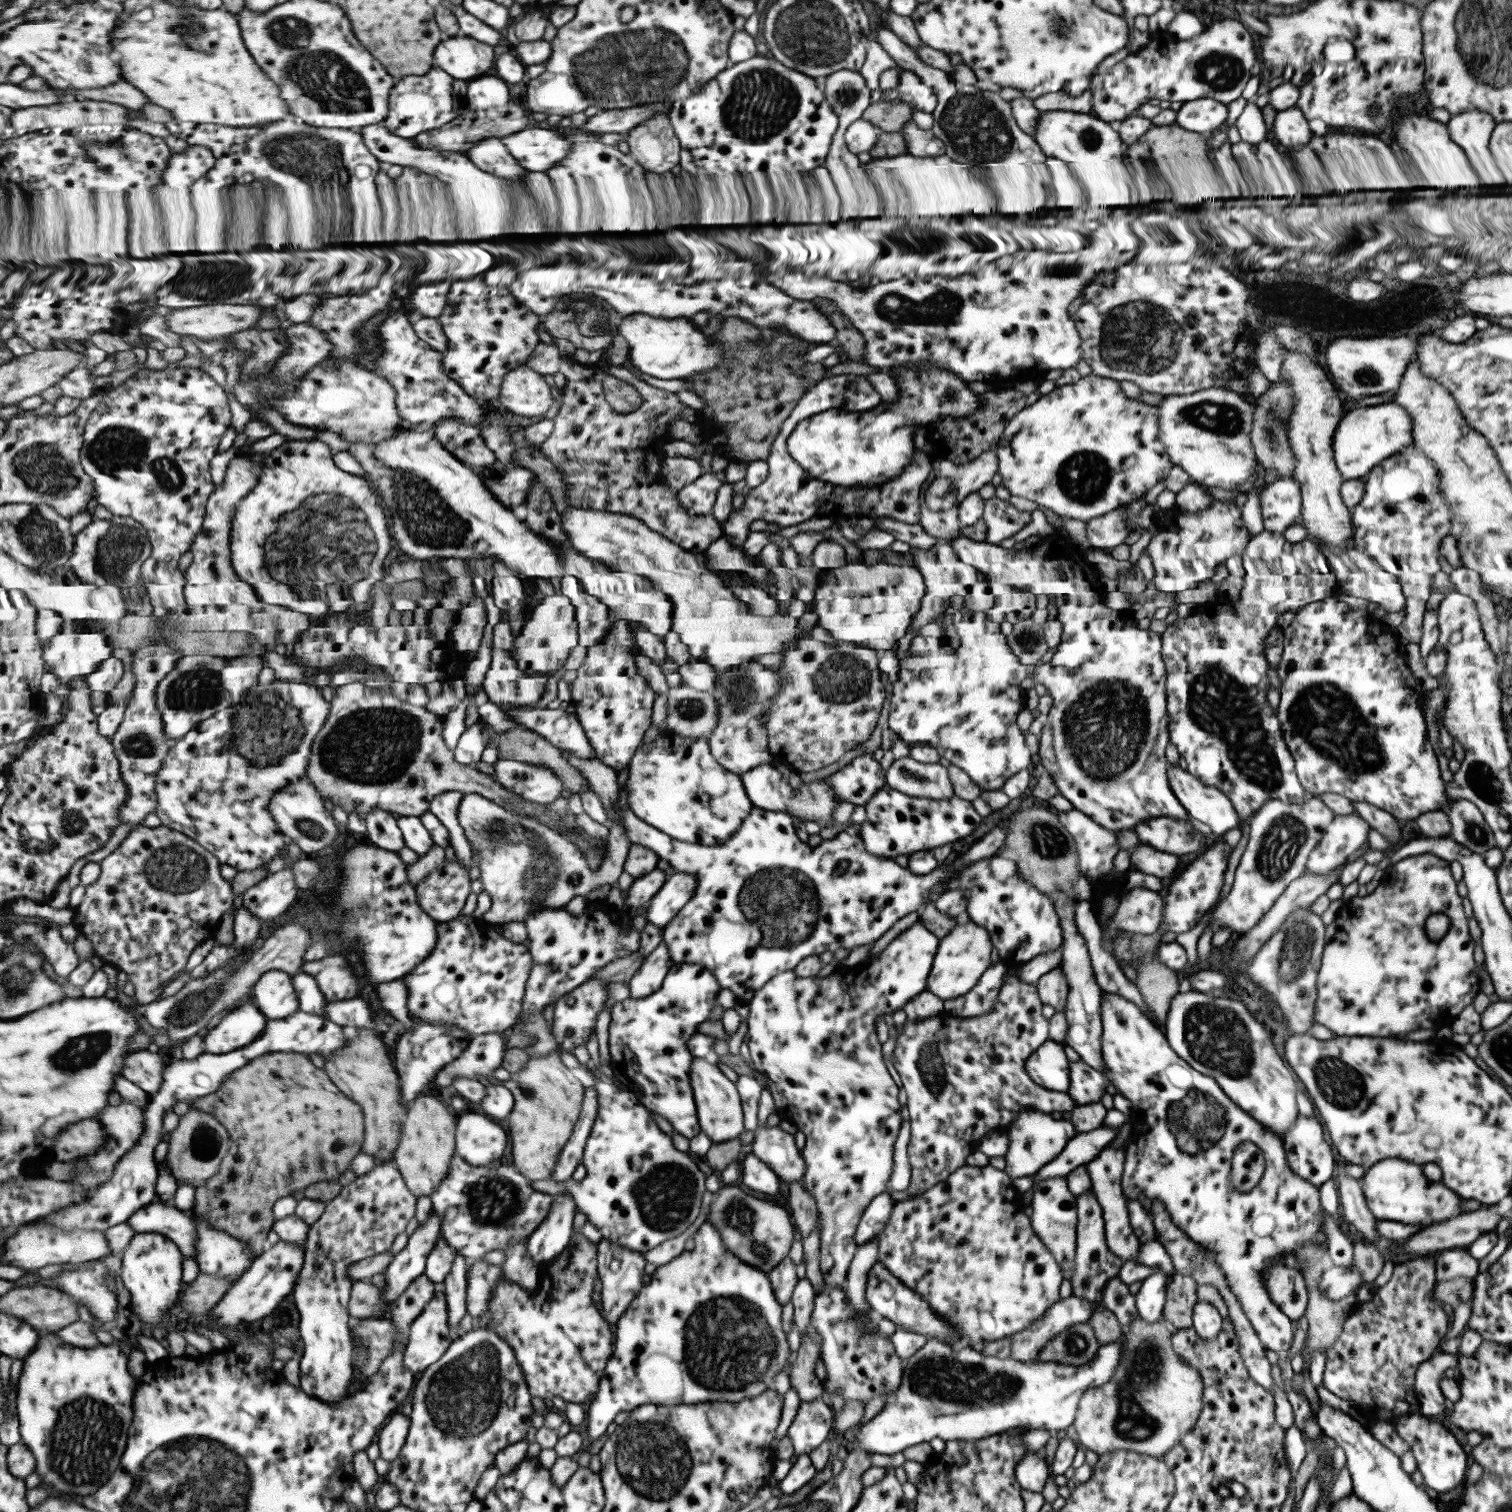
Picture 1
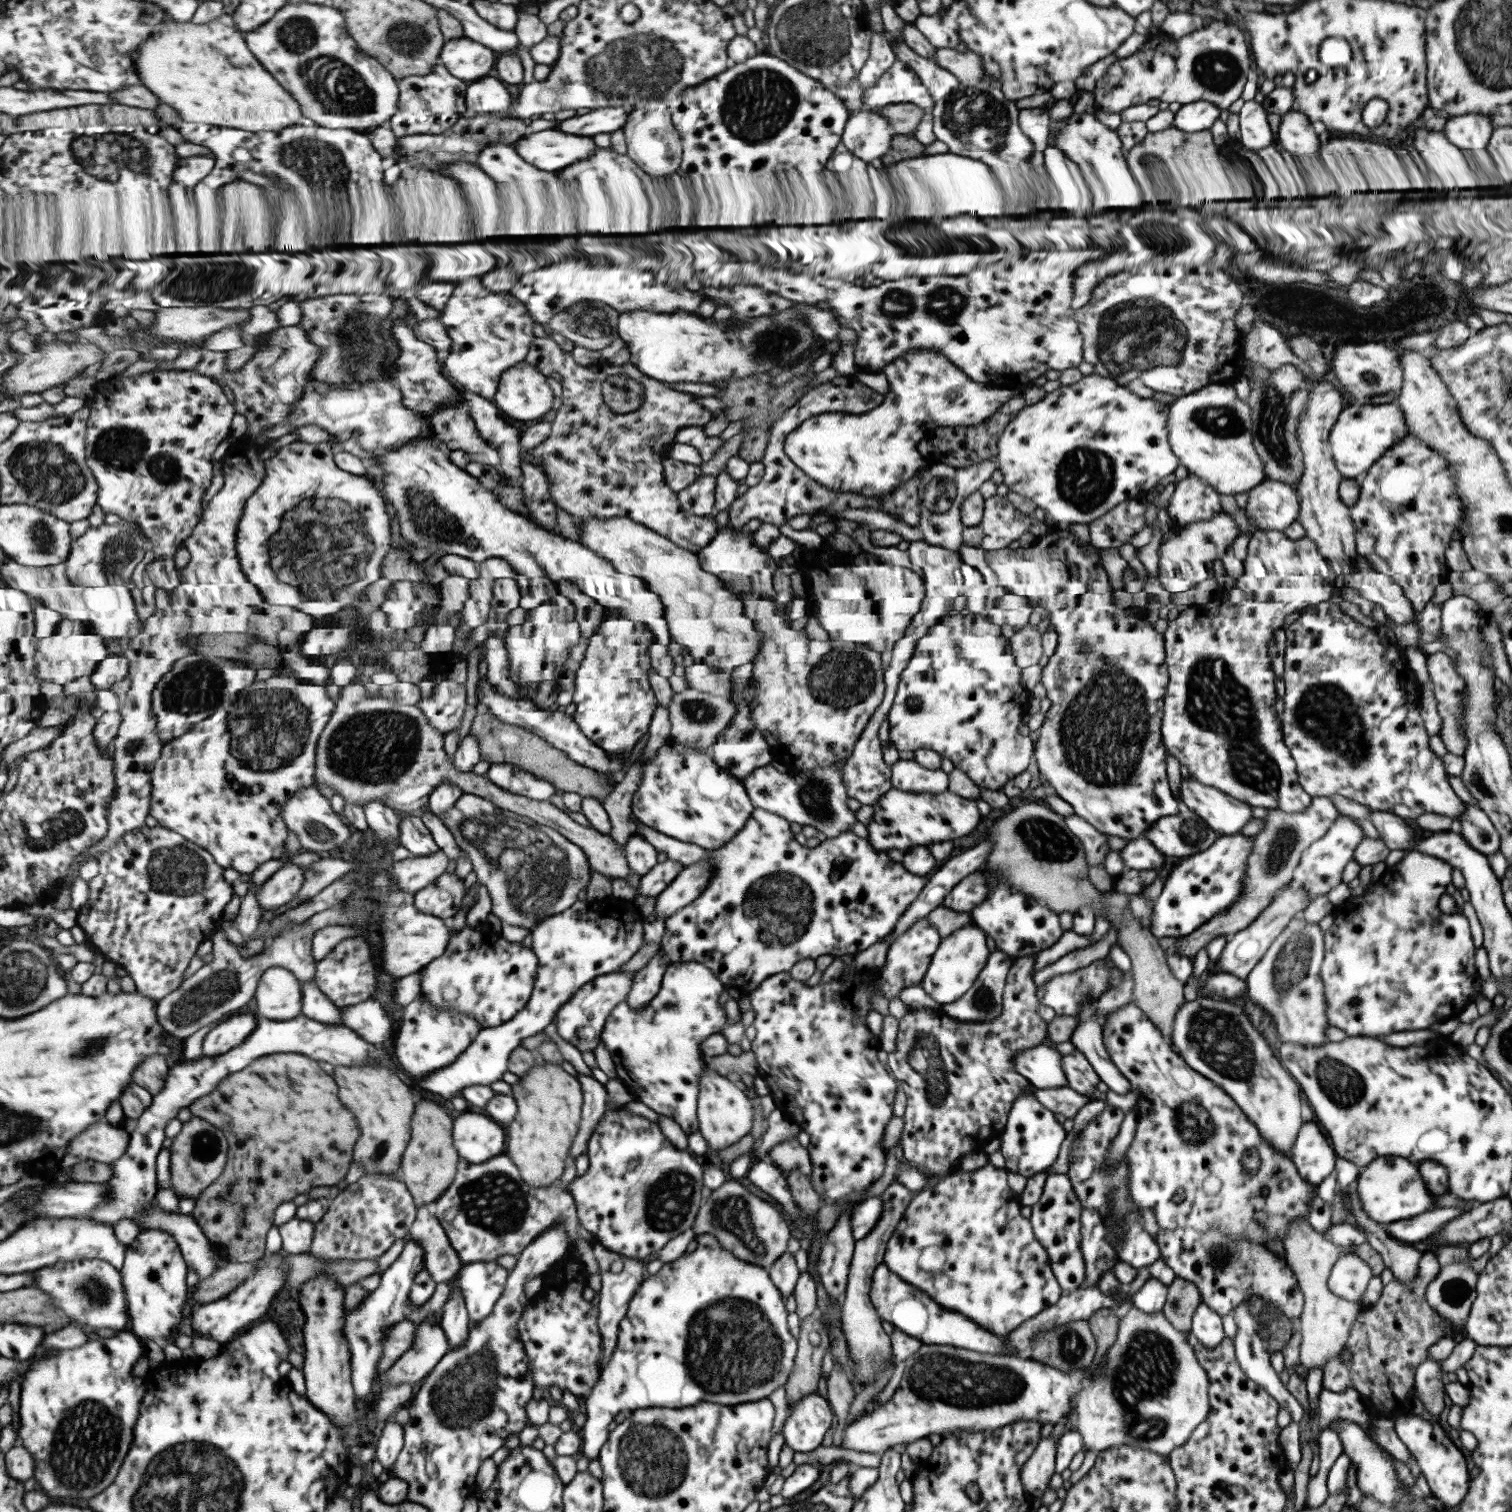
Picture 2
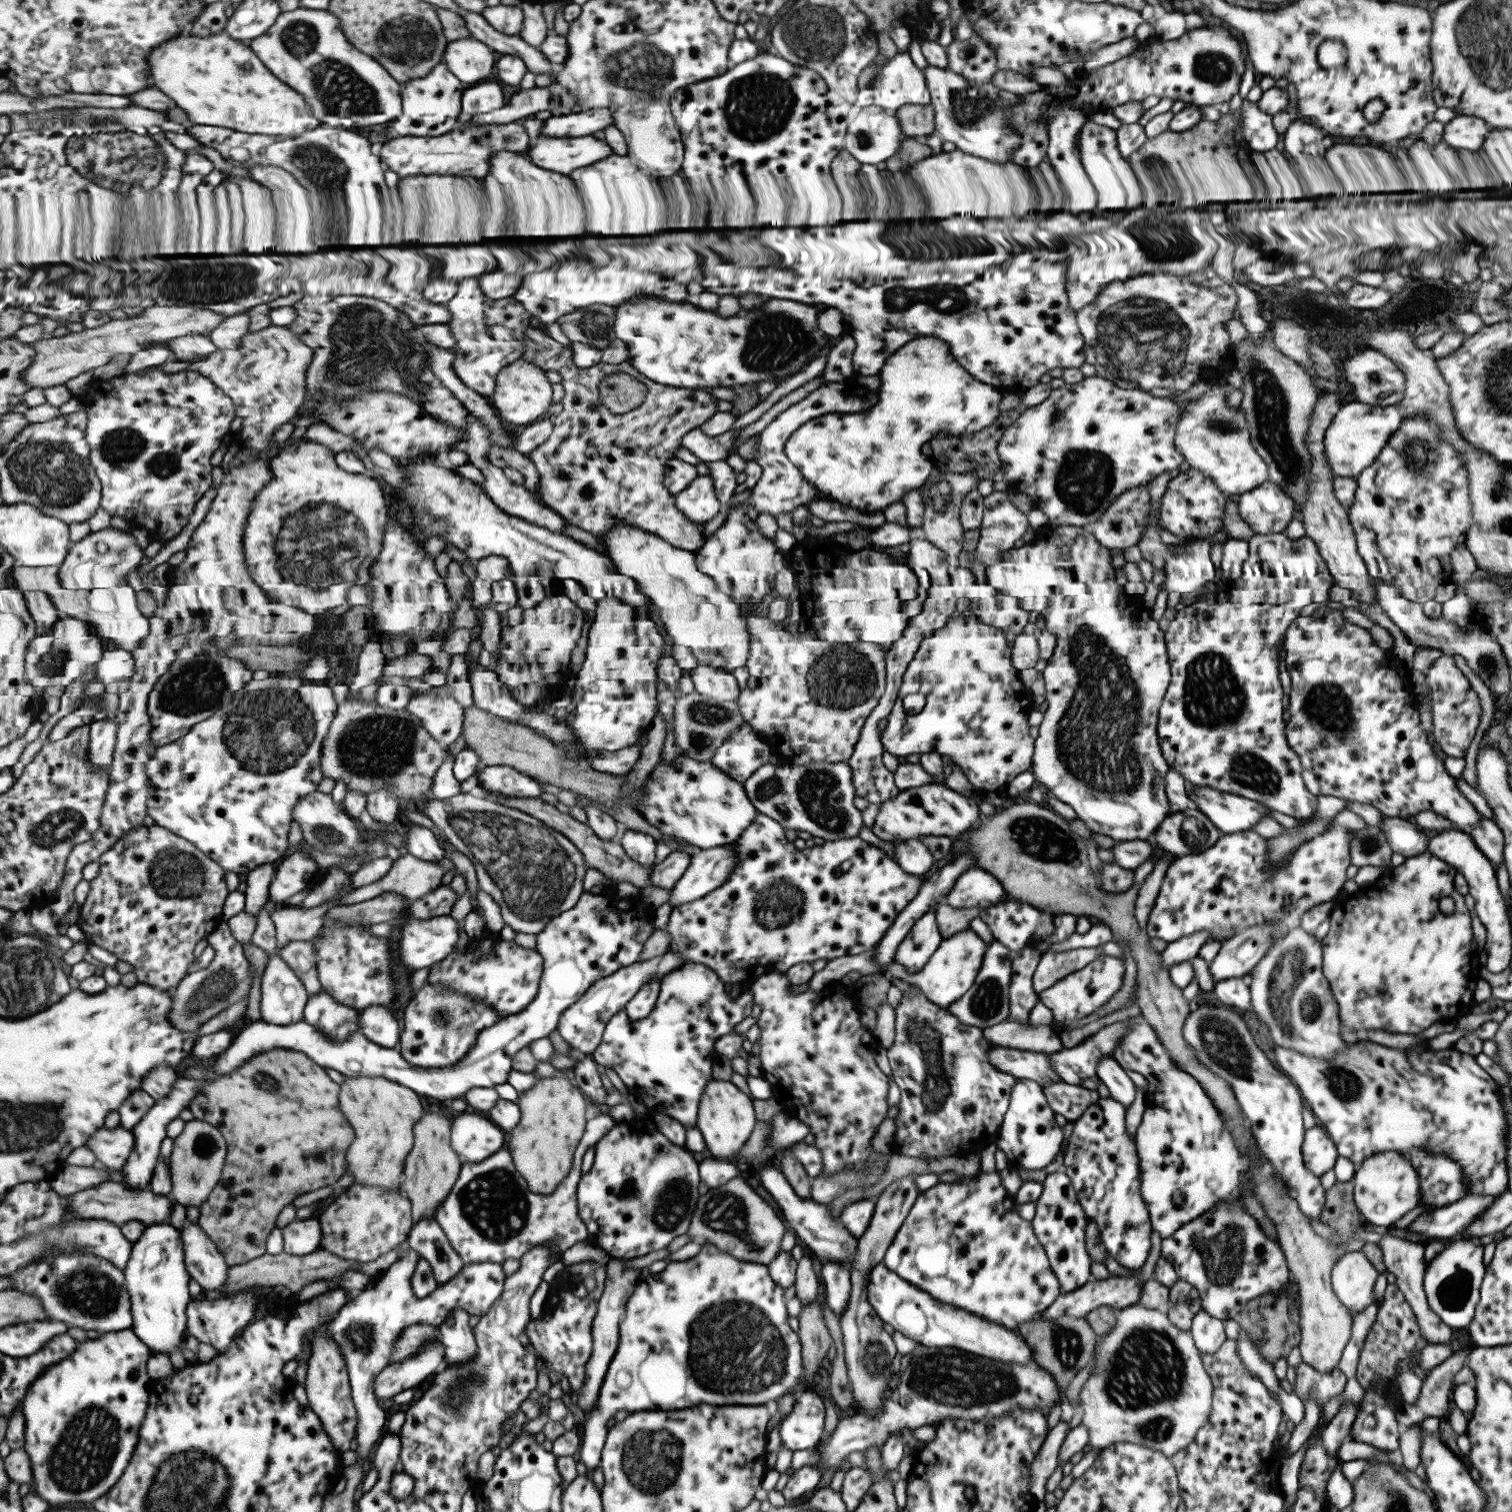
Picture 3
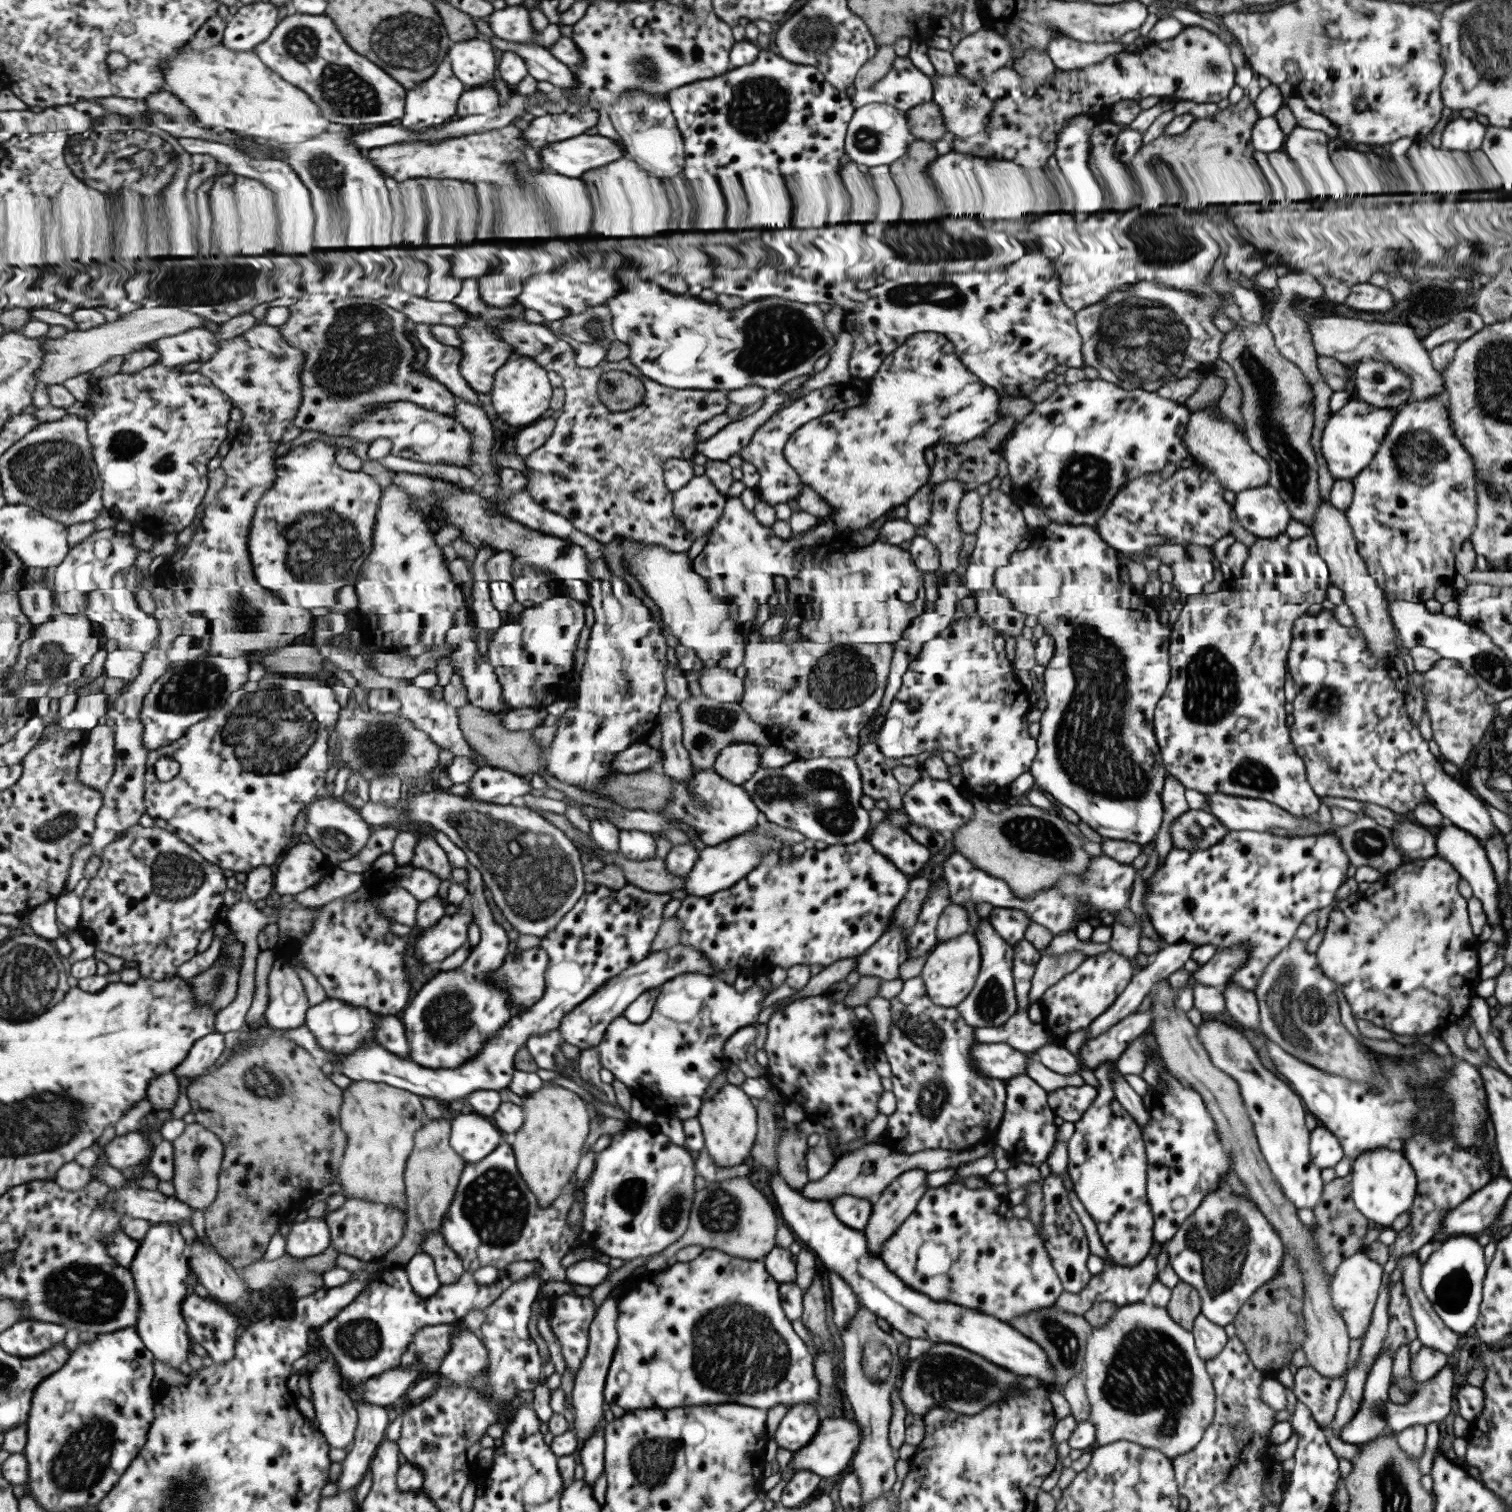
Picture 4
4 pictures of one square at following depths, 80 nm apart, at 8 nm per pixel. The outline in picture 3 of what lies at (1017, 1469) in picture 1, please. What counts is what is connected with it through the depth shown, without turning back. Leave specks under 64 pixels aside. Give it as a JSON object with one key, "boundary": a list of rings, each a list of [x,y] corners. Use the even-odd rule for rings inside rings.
{"boundary":[[[1060,1421],[1056,1426],[1053,1426],[1040,1442],[1039,1448],[1029,1465],[1028,1491],[1037,1501],[1044,1499],[1046,1493],[1045,1482],[1047,1482],[1051,1472],[1055,1470],[1060,1444],[1070,1428],[1069,1424]]]}

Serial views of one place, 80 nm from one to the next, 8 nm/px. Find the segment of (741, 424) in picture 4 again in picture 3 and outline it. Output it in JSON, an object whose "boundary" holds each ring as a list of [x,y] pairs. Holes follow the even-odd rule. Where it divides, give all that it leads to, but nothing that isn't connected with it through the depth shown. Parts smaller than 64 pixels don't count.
{"boundary":[[[699,427],[685,432],[681,437],[681,446],[690,450],[703,464],[707,462],[715,462],[717,460],[725,460],[729,454],[727,450],[737,435],[738,430],[730,428],[728,431],[716,436],[707,436],[701,432]]]}

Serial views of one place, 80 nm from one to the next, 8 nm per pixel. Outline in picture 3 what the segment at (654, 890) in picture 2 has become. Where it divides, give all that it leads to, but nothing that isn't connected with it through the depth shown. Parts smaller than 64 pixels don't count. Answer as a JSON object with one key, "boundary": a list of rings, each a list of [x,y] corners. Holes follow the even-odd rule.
{"boundary":[[[680,850],[671,852],[662,861],[655,862],[650,872],[652,888],[671,888],[687,868],[690,857]]]}

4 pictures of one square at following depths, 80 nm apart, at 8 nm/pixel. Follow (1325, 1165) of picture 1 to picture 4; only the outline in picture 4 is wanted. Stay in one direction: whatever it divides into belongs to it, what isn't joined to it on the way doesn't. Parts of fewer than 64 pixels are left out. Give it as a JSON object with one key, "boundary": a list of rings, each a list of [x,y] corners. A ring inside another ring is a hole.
{"boundary":[[[1318,1125],[1310,1131],[1309,1157],[1311,1164],[1321,1171],[1321,1168],[1335,1167],[1344,1155],[1337,1138],[1325,1127]]]}

